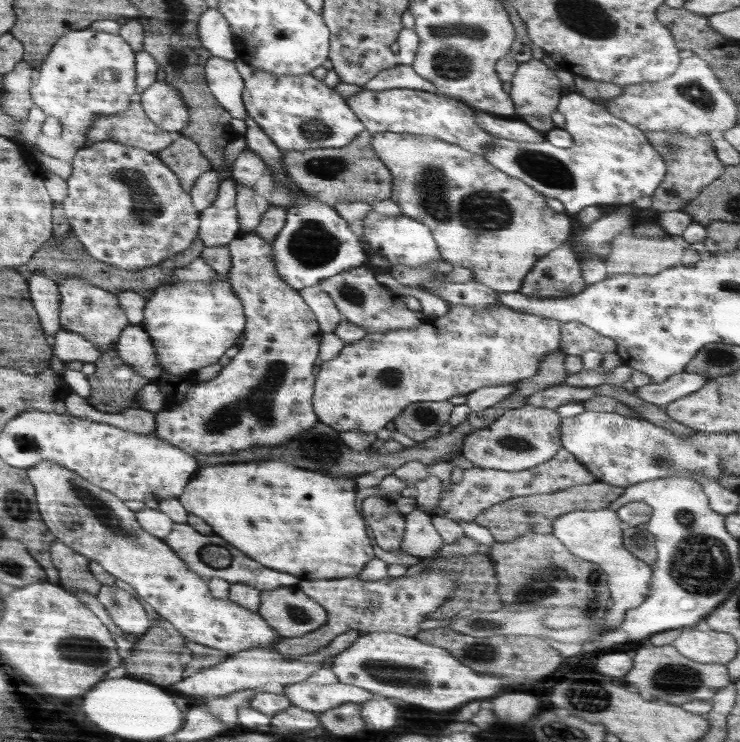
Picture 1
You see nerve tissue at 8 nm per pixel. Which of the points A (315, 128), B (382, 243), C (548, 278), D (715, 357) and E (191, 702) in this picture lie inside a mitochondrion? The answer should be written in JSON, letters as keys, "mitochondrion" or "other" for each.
{"A":"mitochondrion","B":"other","C":"mitochondrion","D":"mitochondrion","E":"other"}

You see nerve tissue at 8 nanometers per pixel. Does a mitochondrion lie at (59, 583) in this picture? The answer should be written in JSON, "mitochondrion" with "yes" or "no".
{"mitochondrion":"no"}

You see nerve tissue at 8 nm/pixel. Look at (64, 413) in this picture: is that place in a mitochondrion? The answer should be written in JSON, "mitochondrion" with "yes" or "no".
{"mitochondrion":"no"}

